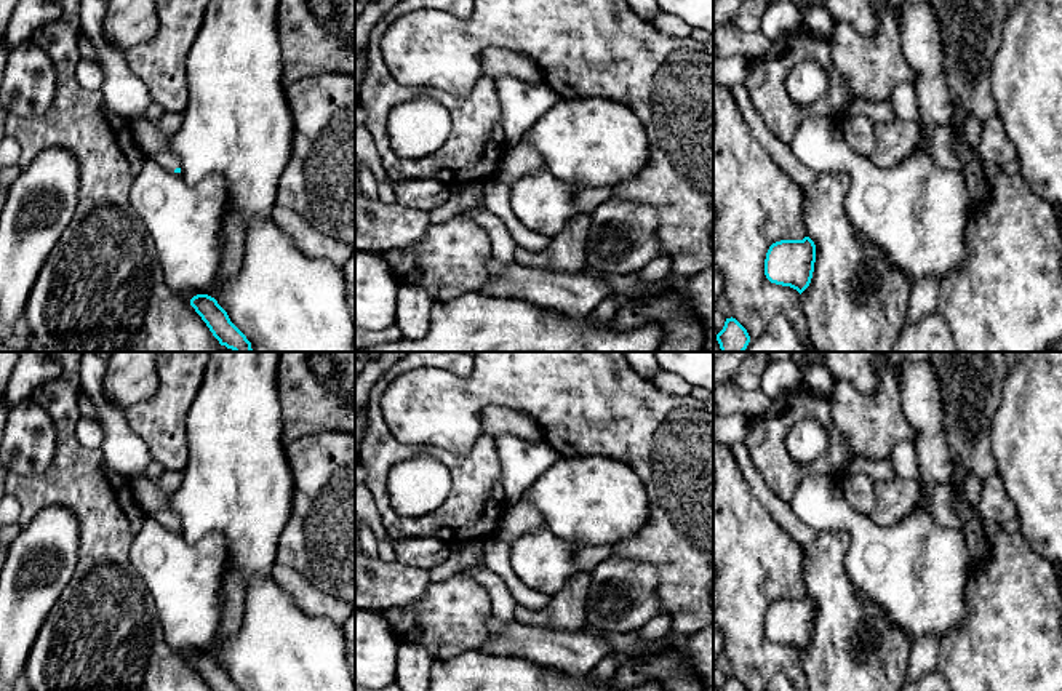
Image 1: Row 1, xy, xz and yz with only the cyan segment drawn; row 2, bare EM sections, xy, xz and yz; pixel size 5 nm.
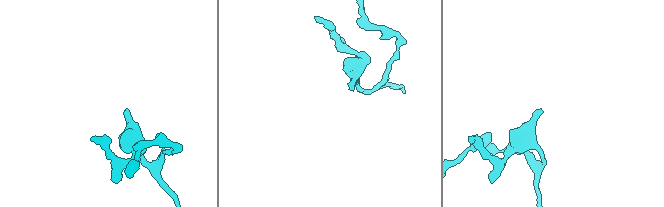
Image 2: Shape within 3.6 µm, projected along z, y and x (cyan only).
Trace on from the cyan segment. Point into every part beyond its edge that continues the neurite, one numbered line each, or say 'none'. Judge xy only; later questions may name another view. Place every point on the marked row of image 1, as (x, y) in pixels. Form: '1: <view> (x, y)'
1: xy (167, 159)

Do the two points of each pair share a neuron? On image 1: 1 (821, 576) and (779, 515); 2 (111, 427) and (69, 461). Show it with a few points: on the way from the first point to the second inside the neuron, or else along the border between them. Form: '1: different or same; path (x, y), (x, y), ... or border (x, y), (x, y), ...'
1: different; border (816, 531), (816, 536), (805, 549)
2: different; border (98, 448), (117, 474)

